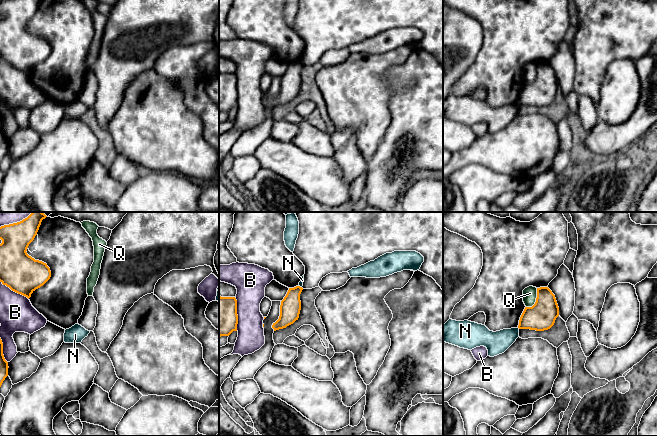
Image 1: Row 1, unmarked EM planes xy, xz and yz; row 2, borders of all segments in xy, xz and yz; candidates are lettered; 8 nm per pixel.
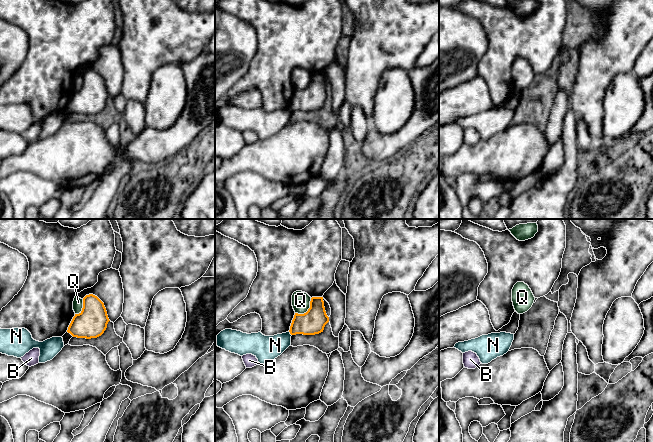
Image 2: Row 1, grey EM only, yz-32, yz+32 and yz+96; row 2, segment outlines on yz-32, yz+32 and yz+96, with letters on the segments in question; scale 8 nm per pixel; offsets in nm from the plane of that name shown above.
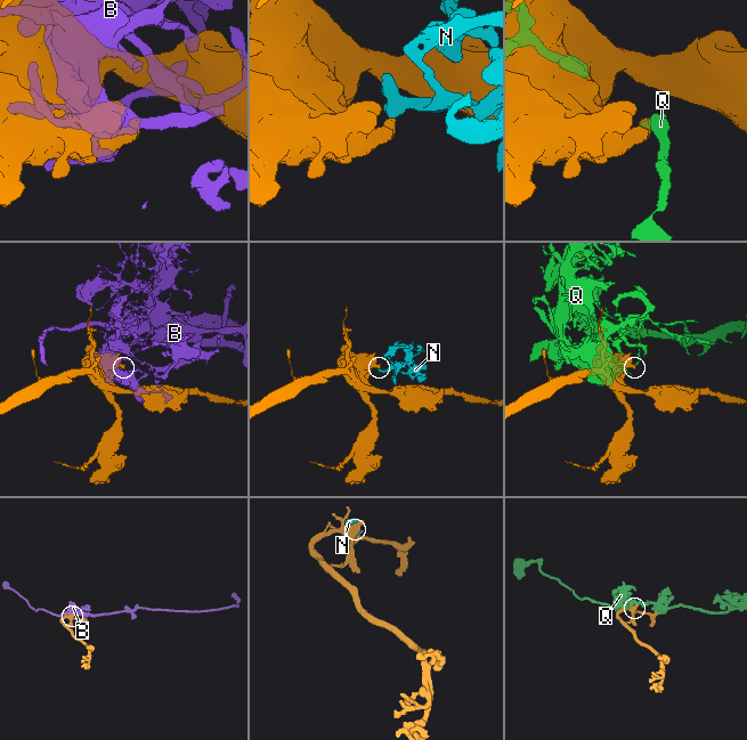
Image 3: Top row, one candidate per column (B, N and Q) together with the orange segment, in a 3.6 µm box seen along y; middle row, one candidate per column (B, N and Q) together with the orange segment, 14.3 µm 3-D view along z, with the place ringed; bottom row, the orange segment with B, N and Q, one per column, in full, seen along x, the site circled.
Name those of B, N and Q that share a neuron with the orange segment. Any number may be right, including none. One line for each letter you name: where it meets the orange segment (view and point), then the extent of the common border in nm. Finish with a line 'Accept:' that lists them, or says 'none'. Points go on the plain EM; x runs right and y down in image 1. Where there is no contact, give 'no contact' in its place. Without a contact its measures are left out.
Accept: none

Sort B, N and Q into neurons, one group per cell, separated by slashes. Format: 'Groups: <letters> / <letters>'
Groups: B / N / Q

